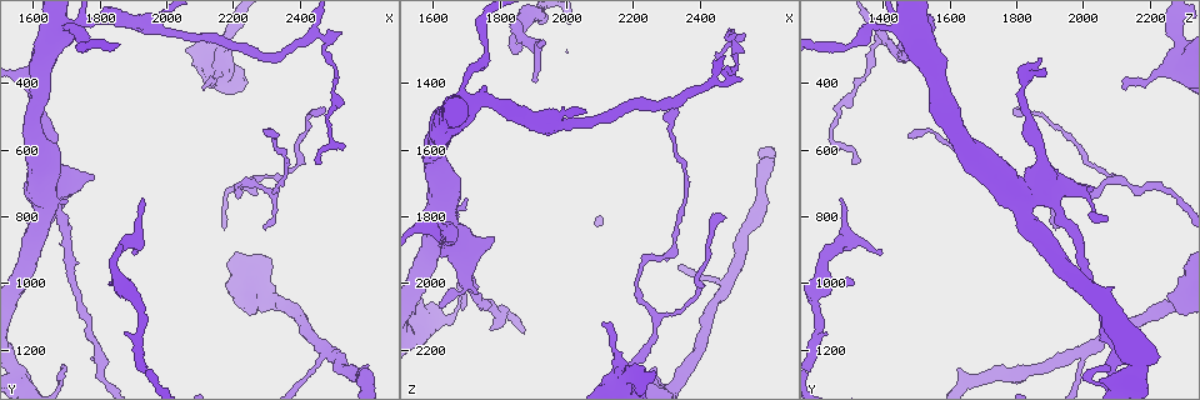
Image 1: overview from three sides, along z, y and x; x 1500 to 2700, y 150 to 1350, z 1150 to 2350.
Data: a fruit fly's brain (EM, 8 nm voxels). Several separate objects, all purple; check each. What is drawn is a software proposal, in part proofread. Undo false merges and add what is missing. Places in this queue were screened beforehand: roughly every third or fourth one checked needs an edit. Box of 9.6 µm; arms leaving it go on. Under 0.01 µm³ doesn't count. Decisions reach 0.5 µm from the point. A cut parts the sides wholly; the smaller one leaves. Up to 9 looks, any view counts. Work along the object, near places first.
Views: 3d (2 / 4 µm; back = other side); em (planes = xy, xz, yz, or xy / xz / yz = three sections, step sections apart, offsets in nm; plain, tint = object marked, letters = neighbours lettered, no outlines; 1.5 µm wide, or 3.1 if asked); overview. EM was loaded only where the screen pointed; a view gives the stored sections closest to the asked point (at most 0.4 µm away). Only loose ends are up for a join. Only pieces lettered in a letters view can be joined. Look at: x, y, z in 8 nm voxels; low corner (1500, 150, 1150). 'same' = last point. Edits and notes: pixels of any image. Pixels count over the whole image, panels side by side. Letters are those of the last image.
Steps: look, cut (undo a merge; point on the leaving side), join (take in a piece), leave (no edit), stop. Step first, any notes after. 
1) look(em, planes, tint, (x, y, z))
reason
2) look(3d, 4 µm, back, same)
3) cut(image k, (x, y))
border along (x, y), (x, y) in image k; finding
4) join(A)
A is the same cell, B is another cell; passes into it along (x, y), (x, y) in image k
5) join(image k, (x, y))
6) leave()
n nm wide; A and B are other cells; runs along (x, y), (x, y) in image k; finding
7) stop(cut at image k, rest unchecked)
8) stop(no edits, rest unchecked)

look(3d, 4 µm, back, (2220, 710, 2000))
sharp bend

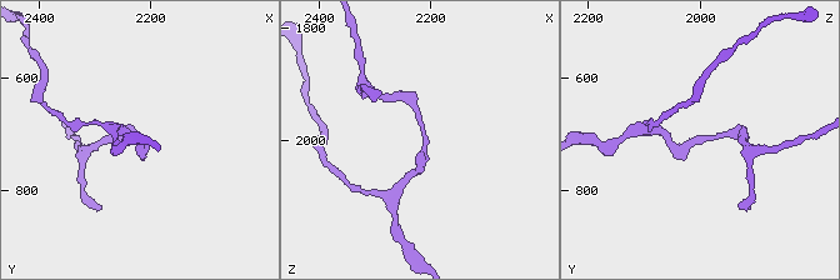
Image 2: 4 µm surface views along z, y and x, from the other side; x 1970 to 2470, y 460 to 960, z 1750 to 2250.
look(em, planes, letters, (2220, 705, 1995))

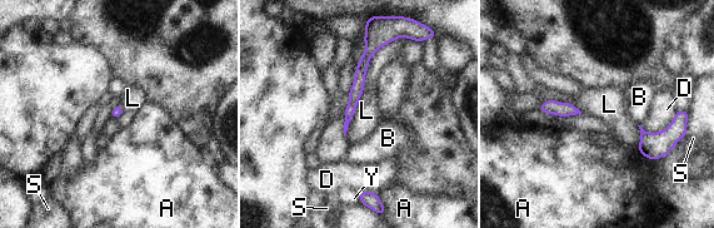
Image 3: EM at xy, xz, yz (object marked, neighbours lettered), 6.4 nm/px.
leave()
A, B, D, L, S and Y are other cells; border along (364, 89), (345, 134) in image 3; continuous, no second cell

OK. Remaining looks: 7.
look(3d, 4 µm, (1900, 910, 1400))
branch stops here

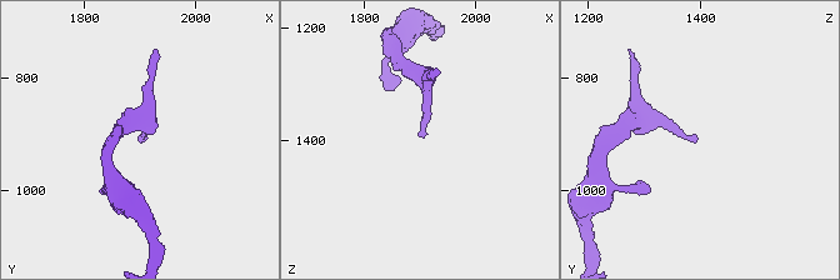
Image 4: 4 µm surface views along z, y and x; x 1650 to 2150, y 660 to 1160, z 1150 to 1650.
look(em, planes, letters, (1895, 920, 1390))
shape alone is not enough

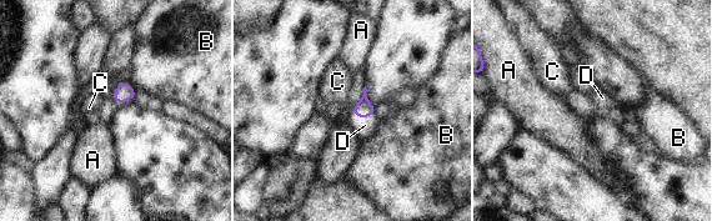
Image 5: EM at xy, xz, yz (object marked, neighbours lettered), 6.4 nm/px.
join(D)
D is the same cell, A, B and C are other cells; passes into it along (362, 109), (364, 116), (365, 125) in image 5; it goes on there

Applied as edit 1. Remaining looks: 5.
look(3d, 4 µm, (1780, 690, 1870))
free end

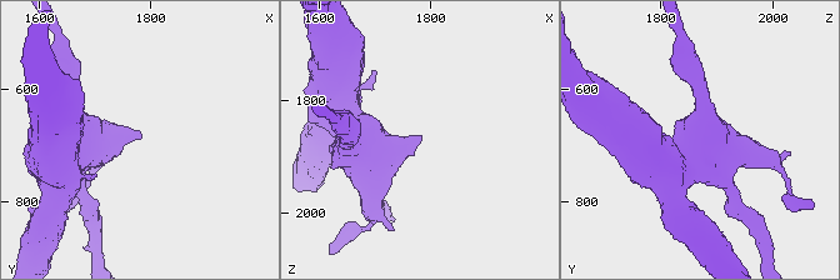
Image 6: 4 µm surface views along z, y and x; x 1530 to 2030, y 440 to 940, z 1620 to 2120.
look(em, planes, letters, (1780, 685, 1870))

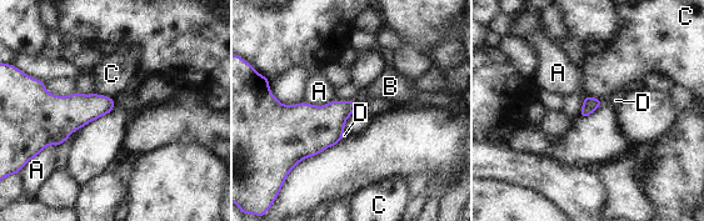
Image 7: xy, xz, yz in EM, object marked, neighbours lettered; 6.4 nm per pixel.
join(B)
B is the same cell, A, C and D are other cells; passes into it along (323, 125), (355, 104), (389, 85) in image 7; the cell continues

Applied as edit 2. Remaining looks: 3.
stop(join at image 5, join at image 7, rest unchecked)

